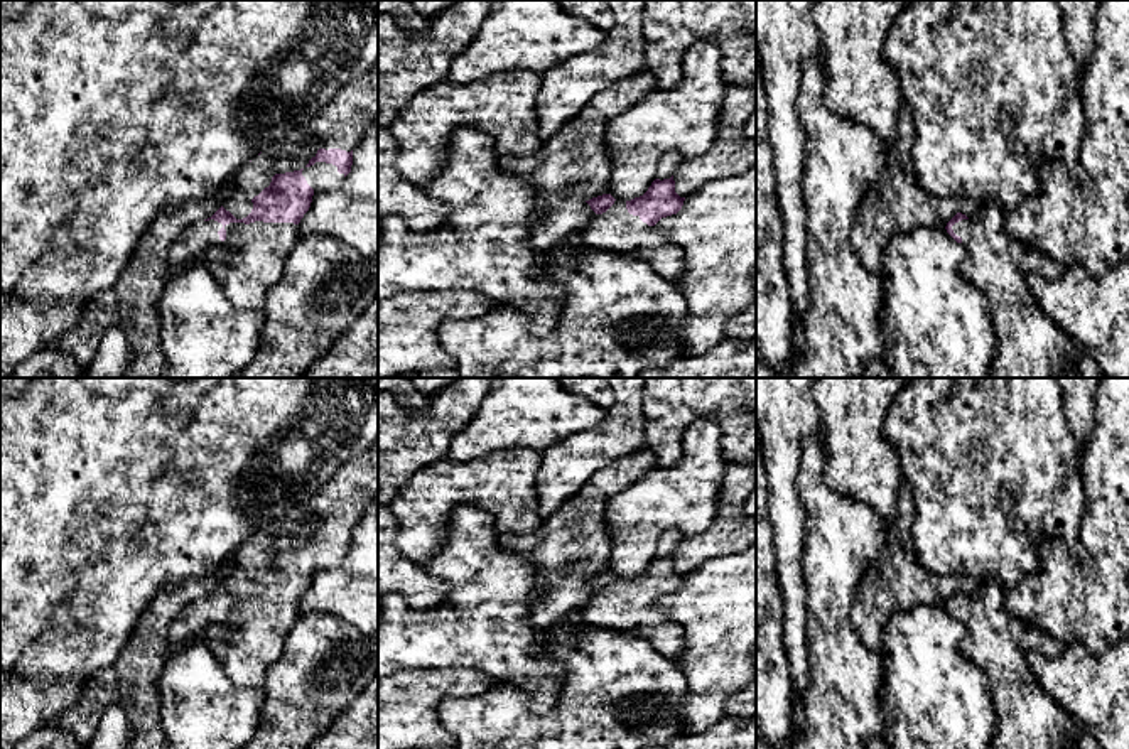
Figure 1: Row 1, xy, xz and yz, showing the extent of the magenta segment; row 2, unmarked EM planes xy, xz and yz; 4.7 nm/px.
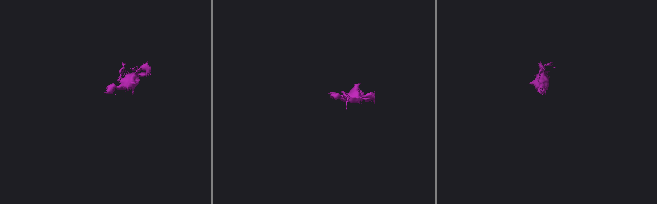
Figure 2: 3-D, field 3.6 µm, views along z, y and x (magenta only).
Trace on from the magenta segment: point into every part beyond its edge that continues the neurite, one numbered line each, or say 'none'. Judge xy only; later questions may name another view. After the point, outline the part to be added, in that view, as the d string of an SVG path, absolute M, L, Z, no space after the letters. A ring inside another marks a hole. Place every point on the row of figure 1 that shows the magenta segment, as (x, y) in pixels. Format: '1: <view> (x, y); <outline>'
1: xy (343, 123); M378 62L363 78L341 88L336 98L292 132L284 142L272 143L251 162L245 164L233 177L235 186L223 207L236 219L246 218L251 199L270 186L273 160L292 154L309 135L321 140L319 148L341 148L351 152L363 140L368 128L378 120Z
2: xy (319, 176); M316 162L311 167L304 167L302 175L314 192L336 189L344 181L344 174L339 174L336 165L326 162Z
3: xy (262, 248); M209 219L199 221L184 229L169 250L169 277L167 280L187 267L201 260L211 245L233 246L235 256L230 260L211 261L209 270L219 282L228 300L238 309L263 309L268 290L280 280L285 260L299 240L299 228L294 223L263 223L255 221L221 223Z

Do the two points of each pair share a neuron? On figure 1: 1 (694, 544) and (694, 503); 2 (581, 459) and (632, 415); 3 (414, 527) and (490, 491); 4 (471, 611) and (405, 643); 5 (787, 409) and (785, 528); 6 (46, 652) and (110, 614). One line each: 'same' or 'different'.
1: different
2: same
3: same
4: same
5: same
6: same

